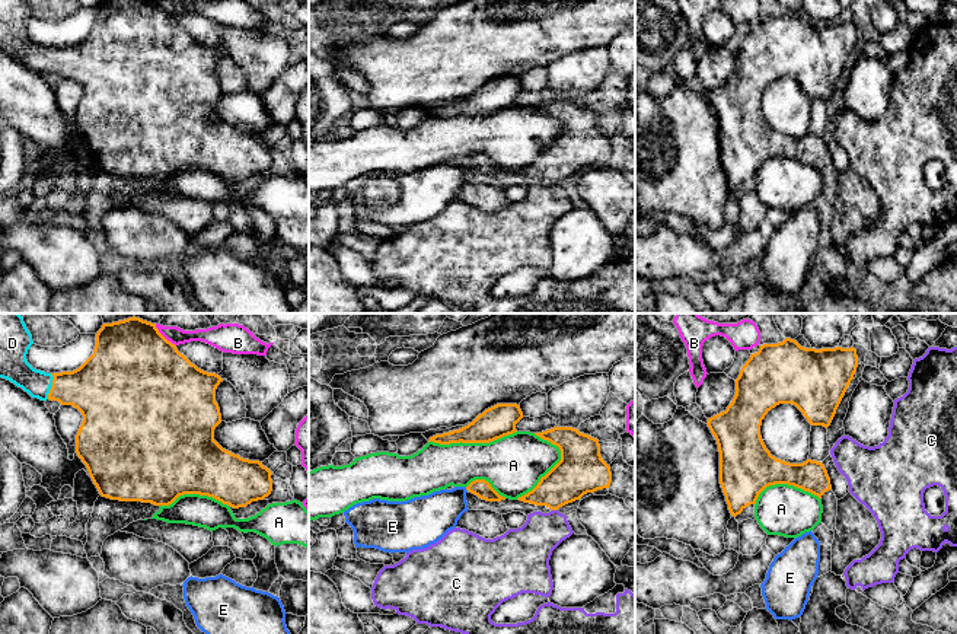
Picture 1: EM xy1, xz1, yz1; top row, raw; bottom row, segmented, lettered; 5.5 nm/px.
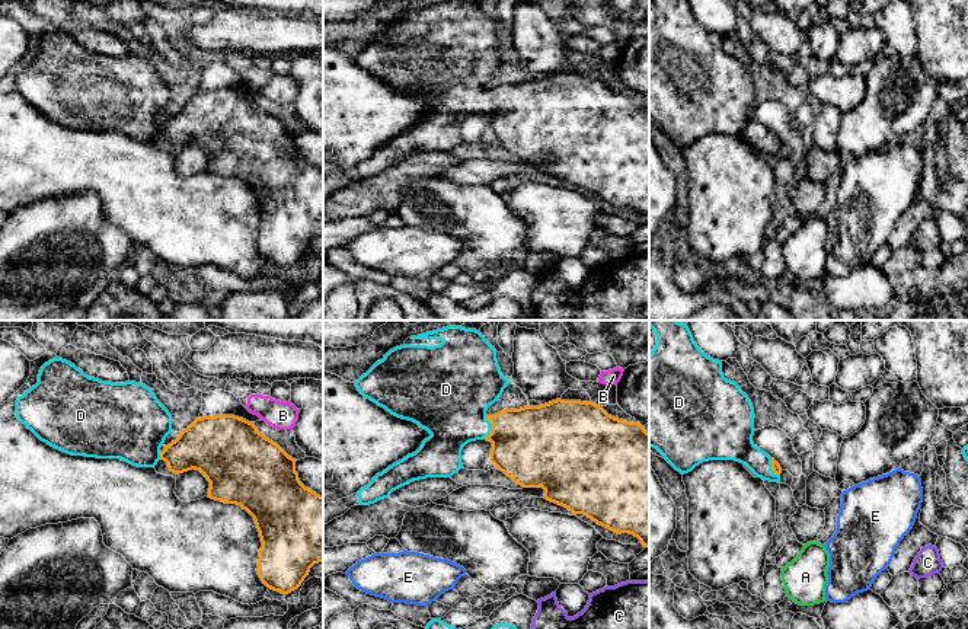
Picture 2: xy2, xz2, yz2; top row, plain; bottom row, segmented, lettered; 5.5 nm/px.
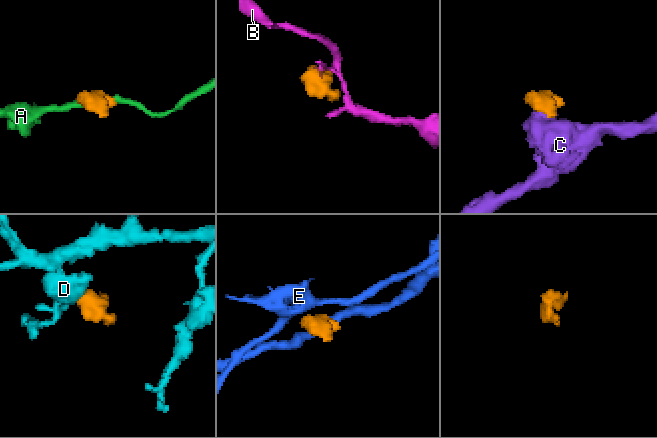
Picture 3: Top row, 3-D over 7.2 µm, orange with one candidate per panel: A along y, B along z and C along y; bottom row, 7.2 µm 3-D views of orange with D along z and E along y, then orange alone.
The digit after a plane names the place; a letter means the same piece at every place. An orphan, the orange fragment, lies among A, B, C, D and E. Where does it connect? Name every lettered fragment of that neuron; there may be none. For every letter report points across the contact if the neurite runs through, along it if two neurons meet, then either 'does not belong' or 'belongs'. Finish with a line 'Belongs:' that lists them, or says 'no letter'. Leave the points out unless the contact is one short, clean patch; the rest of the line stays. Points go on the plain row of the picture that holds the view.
A: does not belong
B: border along xy1 (155, 0), (175, 19); does not belong
C: border along xz1 (552, 182), (557, 184); does not belong
D: belongs
E: border along xz1 (465, 161), (468, 163); does not belong
Belongs: D

